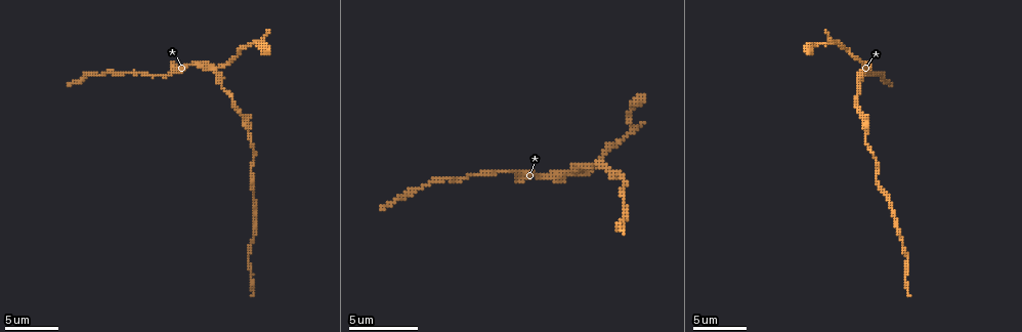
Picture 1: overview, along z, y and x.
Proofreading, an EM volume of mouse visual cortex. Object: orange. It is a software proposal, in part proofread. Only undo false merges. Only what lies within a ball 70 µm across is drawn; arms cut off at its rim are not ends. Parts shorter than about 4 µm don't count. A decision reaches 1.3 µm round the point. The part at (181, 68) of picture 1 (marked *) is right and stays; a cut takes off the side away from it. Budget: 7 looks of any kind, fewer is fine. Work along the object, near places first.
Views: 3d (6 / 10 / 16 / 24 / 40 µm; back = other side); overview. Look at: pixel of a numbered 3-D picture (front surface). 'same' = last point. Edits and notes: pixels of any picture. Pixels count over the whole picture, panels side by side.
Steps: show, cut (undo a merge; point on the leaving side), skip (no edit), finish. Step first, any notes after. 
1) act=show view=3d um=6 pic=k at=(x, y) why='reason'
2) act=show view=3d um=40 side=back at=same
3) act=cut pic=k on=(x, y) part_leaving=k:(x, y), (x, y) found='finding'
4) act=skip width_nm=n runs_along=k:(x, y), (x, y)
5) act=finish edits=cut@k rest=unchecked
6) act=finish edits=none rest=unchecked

act=show view=3d um=10 pic=1 at=(861, 70) why='a fork'

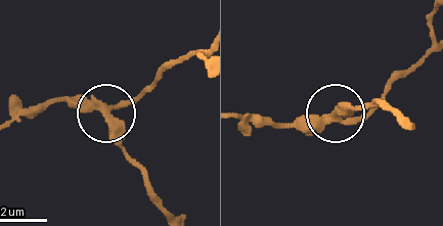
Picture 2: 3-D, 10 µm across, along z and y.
act=cut pic=2 on=(115, 138) side_arm_um=9 arms=3 found='two neurons meet here'

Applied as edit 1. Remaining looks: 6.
act=show view=3d um=10 pic=1 at=(627, 118) why='three arms meet'

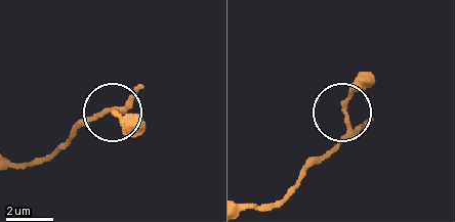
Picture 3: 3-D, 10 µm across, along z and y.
act=skip width_nm=190 runs_along=3:(248, 209), (278, 203), (342, 138), (344, 102), (370, 76) found='one neuron here'

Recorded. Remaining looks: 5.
act=show view=overview

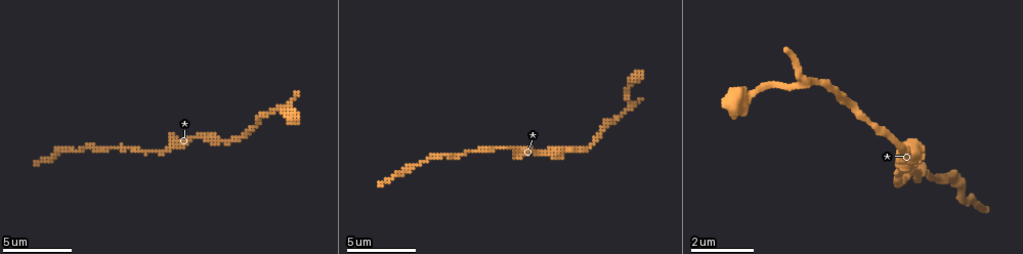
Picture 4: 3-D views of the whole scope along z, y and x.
act=show view=3d um=16 pic=4 at=(111, 147) why='sudden change in width'

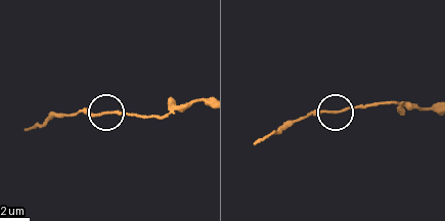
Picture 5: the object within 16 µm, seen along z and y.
act=skip runs_along=5:(411, 106), (365, 103), (331, 114), (313, 111), (304, 117) found='all the same neuron'

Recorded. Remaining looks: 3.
act=finish edits=cut@2 rest=unchecked

